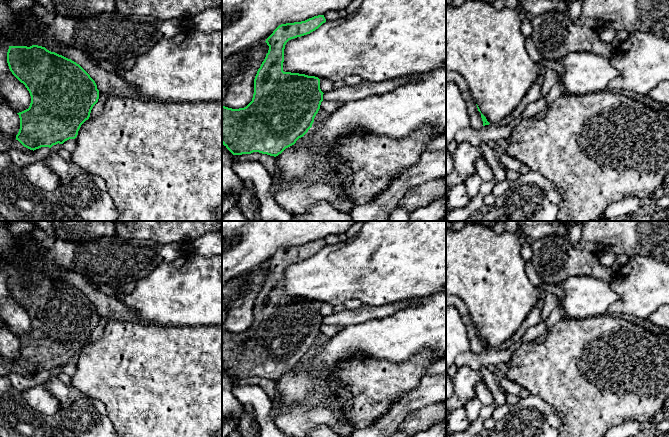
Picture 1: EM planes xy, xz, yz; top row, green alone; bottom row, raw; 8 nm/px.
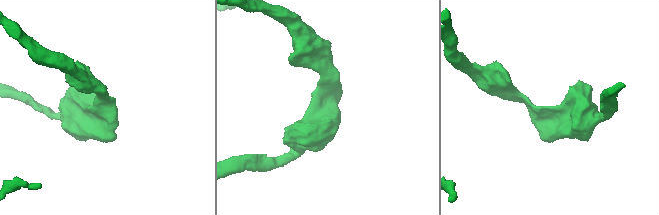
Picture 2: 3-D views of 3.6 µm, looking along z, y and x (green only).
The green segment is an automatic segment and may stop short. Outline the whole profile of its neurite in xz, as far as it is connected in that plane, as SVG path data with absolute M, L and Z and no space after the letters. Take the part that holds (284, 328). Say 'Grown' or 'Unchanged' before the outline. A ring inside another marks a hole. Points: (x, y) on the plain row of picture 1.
Unchanged. M318 239L301 246L281 248L266 263L269 274L255 300L252 325L239 333L222 330L222 368L233 379L259 376L276 381L312 351L323 325L320 303L284 296L284 273L289 264L310 258L325 246L324 239Z

